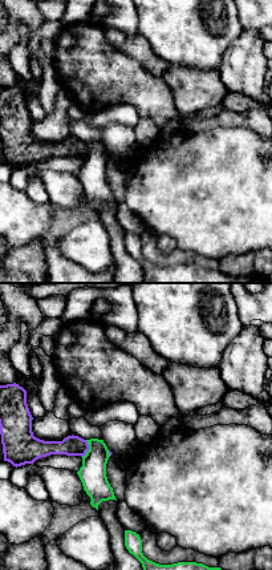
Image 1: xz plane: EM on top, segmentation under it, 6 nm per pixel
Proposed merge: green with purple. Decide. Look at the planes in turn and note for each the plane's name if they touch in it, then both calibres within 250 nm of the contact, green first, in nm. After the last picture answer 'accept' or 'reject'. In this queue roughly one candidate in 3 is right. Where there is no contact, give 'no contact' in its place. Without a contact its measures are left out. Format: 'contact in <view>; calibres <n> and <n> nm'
contact in xz; calibres 160 and 130 nm

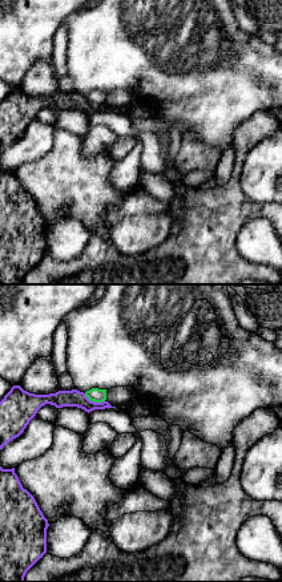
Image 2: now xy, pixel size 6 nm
contact in xy; calibres 90 and 100 nm

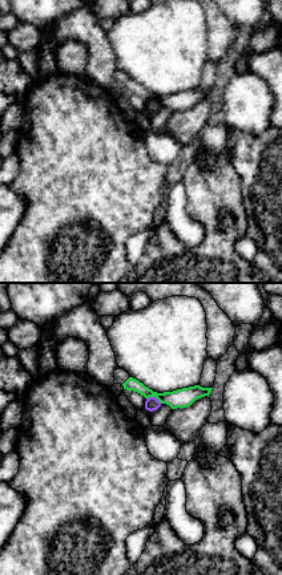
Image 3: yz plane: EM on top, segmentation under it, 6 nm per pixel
contact in yz; calibres 120 and 80 nm

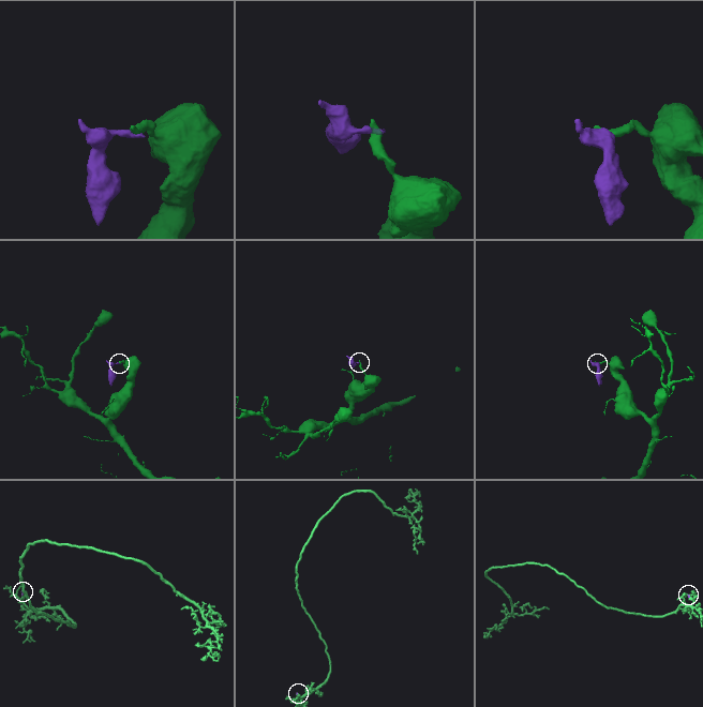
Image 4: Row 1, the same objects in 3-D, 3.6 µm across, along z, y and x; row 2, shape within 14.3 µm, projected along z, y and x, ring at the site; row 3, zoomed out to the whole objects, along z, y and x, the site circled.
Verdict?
reject

